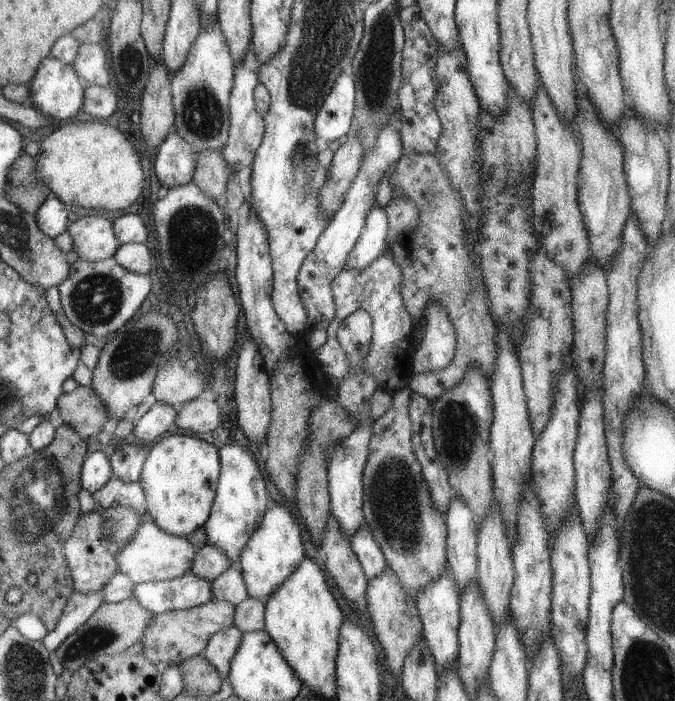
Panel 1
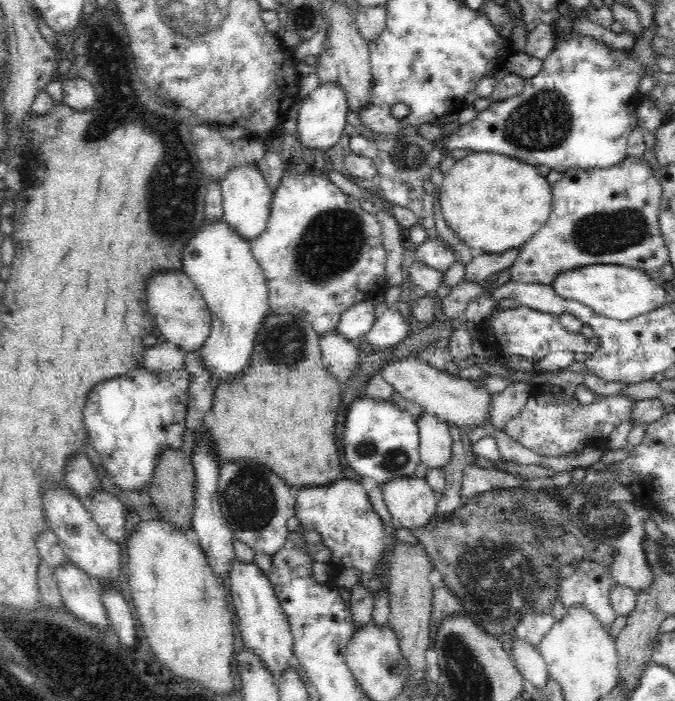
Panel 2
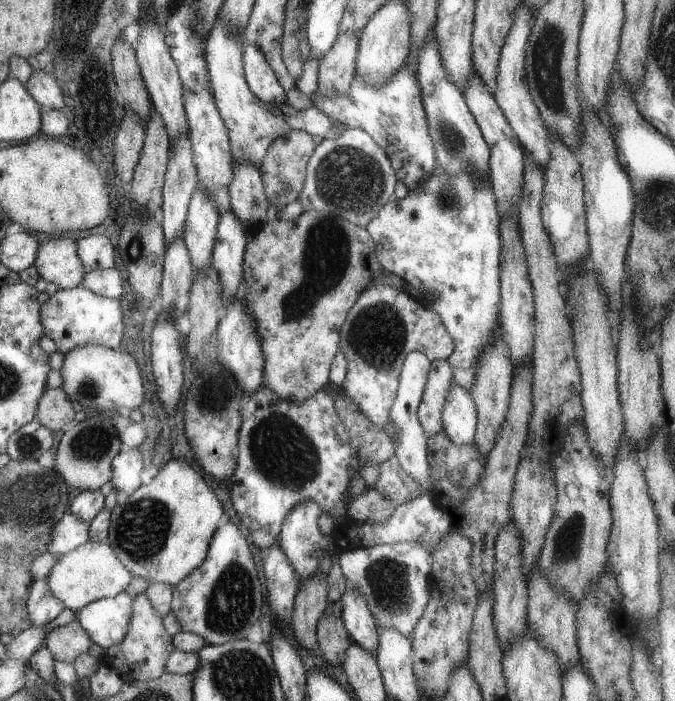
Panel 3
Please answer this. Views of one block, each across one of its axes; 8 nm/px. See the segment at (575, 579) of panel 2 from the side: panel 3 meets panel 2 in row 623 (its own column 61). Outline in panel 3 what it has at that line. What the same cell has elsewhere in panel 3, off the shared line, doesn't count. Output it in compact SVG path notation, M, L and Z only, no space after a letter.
M47 578L35 580L31 586L31 596L27 600L27 612L31 618L31 626L45 626L53 618L57 618L67 606L63 600L59 600L53 592L51 586L47 584Z

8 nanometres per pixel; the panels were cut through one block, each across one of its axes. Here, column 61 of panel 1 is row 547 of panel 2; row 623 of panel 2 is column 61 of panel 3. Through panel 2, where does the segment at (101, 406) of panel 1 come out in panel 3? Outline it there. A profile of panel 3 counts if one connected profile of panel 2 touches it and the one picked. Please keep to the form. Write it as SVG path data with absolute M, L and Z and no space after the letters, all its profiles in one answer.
M47 388L39 400L35 420L51 432L63 430L67 422L73 422L73 406L67 400L67 392L63 388Z

